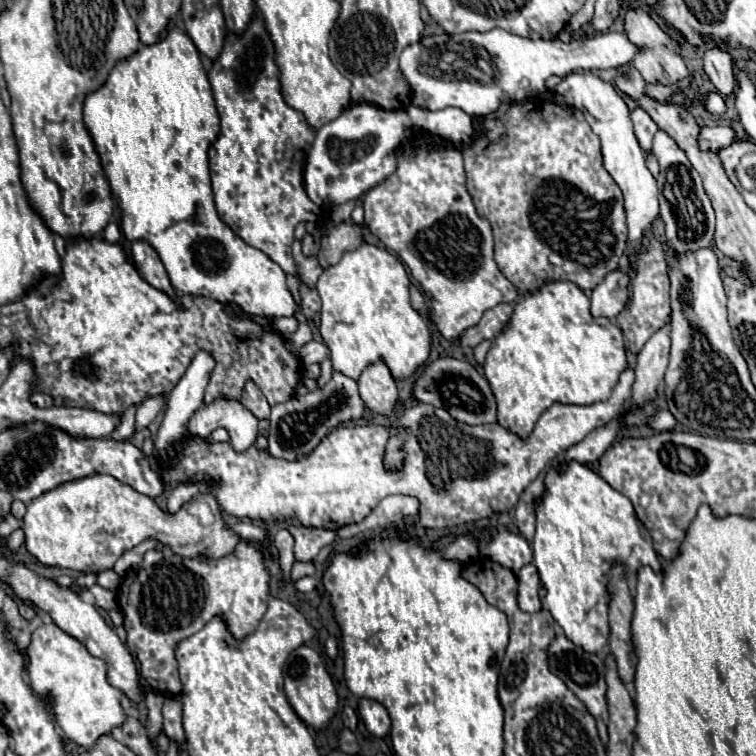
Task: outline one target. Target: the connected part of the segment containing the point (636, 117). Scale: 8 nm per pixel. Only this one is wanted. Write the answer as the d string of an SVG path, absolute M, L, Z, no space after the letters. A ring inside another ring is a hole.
M633 109L631 111L631 119L633 119L633 125L635 125L635 137L641 145L641 149L645 151L645 155L651 153L651 141L653 141L653 135L659 131L657 125L653 123L653 119L641 109Z

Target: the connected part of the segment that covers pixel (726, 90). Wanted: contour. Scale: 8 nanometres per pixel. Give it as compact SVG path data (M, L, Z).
M717 45L707 47L705 55L703 55L703 69L721 95L733 93L733 89L735 89L733 57L725 49L721 49Z

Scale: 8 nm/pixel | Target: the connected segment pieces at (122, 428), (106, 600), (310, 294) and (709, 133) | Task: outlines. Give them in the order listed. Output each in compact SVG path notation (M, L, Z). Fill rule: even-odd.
M131 405L121 416L121 423L113 431L111 438L116 441L123 441L132 437L132 434L135 433L135 415L136 406Z
M95 583L95 585L91 587L91 593L93 593L93 597L95 597L95 605L97 605L97 607L101 607L101 609L115 609L115 607L117 607L115 593L103 589L101 585Z
M301 285L301 309L303 309L303 315L307 317L307 321L313 321L315 313L319 313L321 301L319 301L319 295L315 289Z
M701 127L699 137L697 137L697 145L701 151L719 151L723 147L727 147L731 141L735 139L735 129L733 127Z

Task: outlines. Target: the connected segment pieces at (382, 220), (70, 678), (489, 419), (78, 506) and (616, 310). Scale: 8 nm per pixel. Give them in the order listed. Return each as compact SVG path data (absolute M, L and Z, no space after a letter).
M413 137L397 153L397 169L379 185L363 195L365 227L407 265L415 283L431 295L431 321L439 327L441 335L455 341L467 327L479 323L481 315L499 305L511 303L519 297L515 285L507 281L493 261L493 235L489 223L477 215L471 195L465 187L463 155L459 149L445 147L415 147Z
M55 623L39 625L31 633L25 657L31 689L35 695L45 699L47 705L51 705L55 725L69 741L89 749L95 745L99 735L111 733L113 727L119 727L125 721L125 713L119 705L123 693L107 683L105 663L89 655L85 645L81 645L75 637L69 637L69 633L61 631Z
M441 357L425 363L413 379L411 393L415 401L433 405L435 409L445 409L455 421L461 421L465 425L483 425L497 421L497 403L489 389L489 383L471 363L461 359Z
M91 473L89 477L79 477L77 481L65 481L65 485L57 485L57 489L51 489L49 493L43 493L41 497L37 497L37 499L33 499L31 503L27 503L27 513L25 513L25 517L23 517L23 533L25 533L25 547L27 547L27 551L31 553L31 555L35 555L43 565L53 565L53 567L63 567L63 569L77 569L77 571L93 571L93 573L101 573L101 571L107 571L107 569L113 569L113 565L115 565L115 561L123 555L123 551L127 551L127 549L133 549L135 545L139 545L143 539L149 539L149 537L155 537L157 541L161 541L161 543L165 543L165 545L169 545L171 547L171 551L173 553L177 553L177 555L181 555L181 557L195 557L195 555L207 555L207 557L225 557L225 555L229 555L231 551L233 551L233 547L241 541L241 537L237 535L237 533L233 533L225 523L223 523L223 519L221 519L221 511L217 511L217 509L213 509L211 505L209 505L209 509L211 511L215 511L215 519L209 523L203 523L201 521L201 517L197 515L197 511L193 511L193 507L195 507L195 501L189 501L189 503L185 503L181 509L179 509L179 513L177 513L177 517L175 515L167 515L167 513L163 513L155 503L153 503L153 499L151 497L147 497L147 495L143 495L143 493L137 493L133 487L129 487L129 485L125 485L125 483L121 483L121 481L117 481L115 477L109 477L109 475L105 475L105 473Z
M621 271L609 273L591 293L593 317L617 317L629 299L629 275Z

